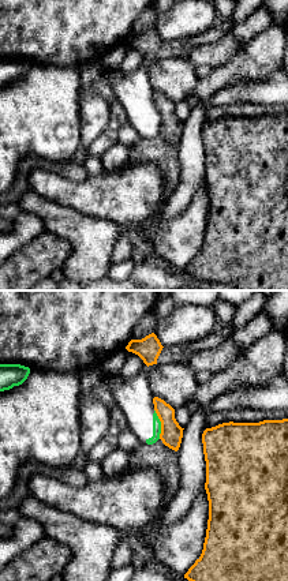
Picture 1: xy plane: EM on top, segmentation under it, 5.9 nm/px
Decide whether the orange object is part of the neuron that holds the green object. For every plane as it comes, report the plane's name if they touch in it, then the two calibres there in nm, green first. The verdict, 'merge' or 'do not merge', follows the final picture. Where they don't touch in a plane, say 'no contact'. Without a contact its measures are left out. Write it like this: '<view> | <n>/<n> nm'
xy | 50/130 nm

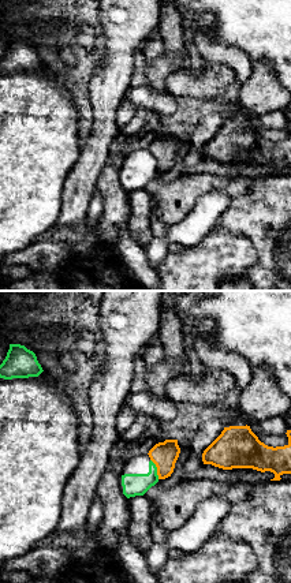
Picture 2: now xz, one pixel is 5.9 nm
xz | 130/160 nm

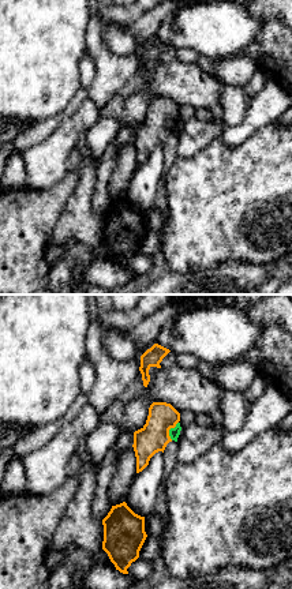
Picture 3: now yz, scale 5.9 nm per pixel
yz | 60/170 nm

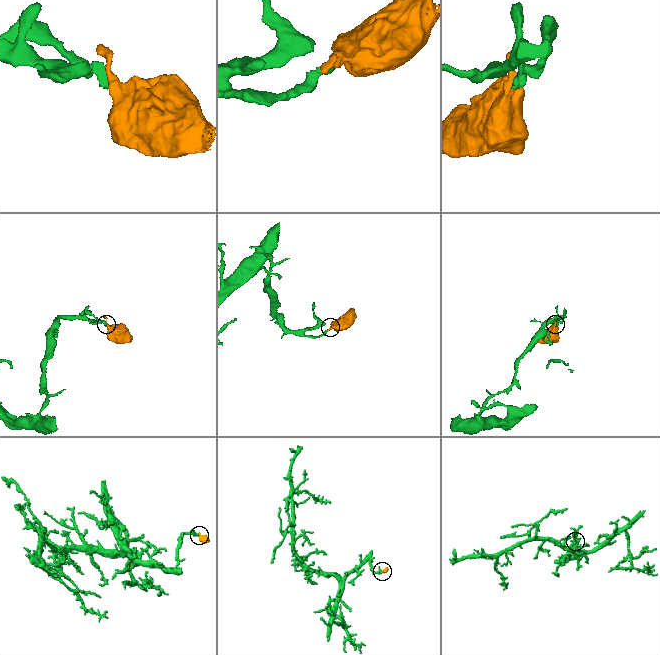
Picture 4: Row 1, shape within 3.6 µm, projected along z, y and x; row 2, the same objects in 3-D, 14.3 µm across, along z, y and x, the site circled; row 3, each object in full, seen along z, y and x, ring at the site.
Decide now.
do not merge

